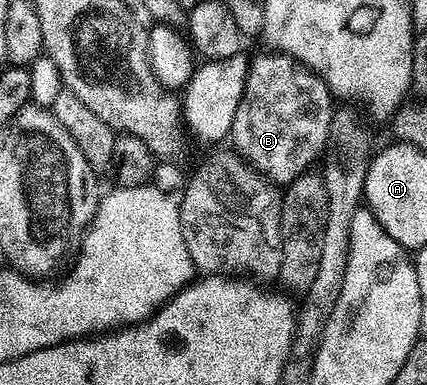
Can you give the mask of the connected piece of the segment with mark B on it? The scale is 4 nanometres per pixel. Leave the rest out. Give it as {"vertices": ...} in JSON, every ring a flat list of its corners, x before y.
{"vertices":[[266,51,246,70,246,86,234,112,229,140,247,165,267,181,285,187,325,154,335,108,330,89,306,65,284,53]]}

